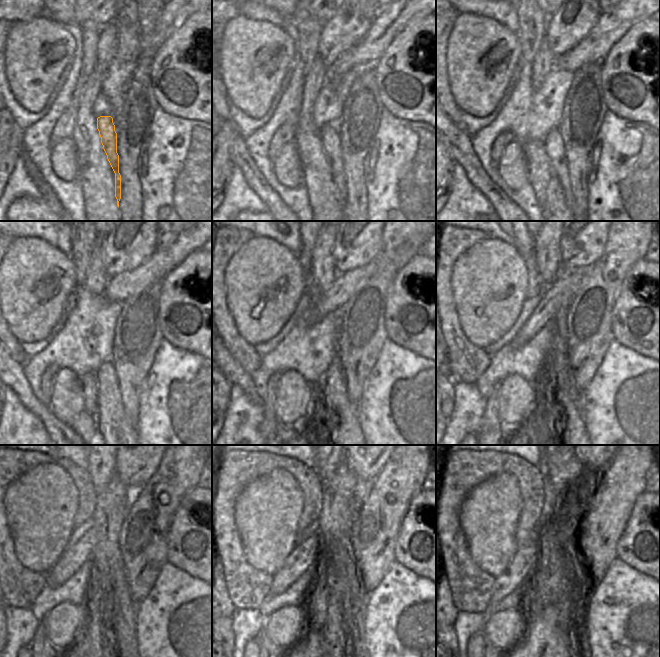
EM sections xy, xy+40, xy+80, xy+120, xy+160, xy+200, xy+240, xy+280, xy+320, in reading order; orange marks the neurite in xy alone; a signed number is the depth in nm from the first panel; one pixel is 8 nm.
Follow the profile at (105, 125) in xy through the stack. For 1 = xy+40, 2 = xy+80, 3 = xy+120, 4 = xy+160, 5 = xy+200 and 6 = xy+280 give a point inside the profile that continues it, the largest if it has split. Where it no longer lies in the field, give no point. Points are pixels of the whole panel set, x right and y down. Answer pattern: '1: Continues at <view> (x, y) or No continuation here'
1: Continues at xy+40 (329, 135)
2: Continues at xy+80 (559, 200)
3: Continues at xy+120 (113, 424)
4: Continues at xy+160 (332, 388)
5: Continues at xy+200 (570, 397)
6: Continues at xy+280 (355, 609)

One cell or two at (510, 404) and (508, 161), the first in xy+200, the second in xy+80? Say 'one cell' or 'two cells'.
one cell

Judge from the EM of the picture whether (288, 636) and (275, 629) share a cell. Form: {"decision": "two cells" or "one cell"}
{"decision": "one cell"}

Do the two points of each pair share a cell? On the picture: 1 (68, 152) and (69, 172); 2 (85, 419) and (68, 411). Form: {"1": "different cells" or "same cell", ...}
{"1": "same cell", "2": "different cells"}

